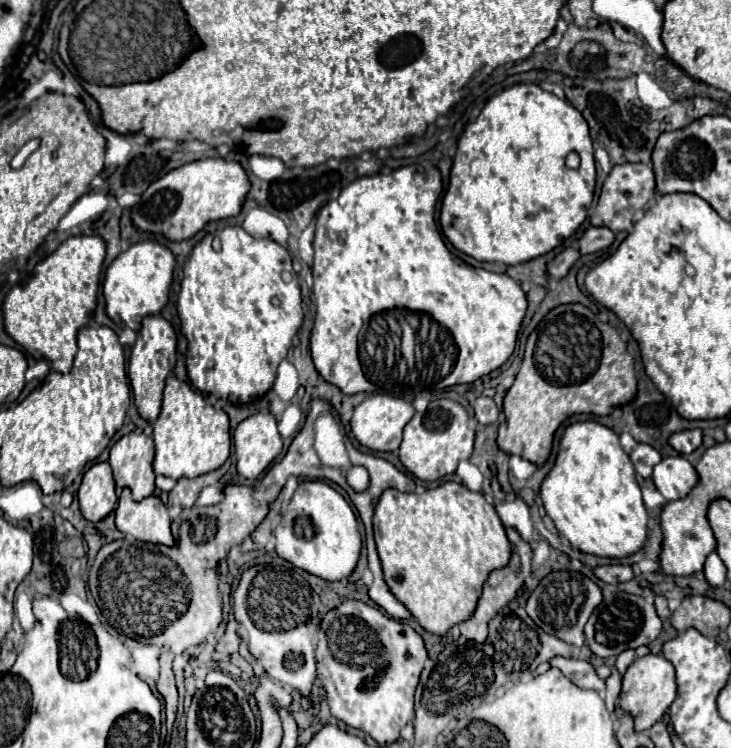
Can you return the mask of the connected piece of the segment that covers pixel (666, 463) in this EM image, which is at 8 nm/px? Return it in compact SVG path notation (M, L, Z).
M668 456L654 466L652 480L666 500L678 500L692 490L698 474L684 456Z

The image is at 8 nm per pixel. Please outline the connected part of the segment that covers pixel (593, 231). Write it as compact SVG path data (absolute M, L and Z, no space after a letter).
M588 228L578 240L578 250L580 254L590 254L590 252L608 248L612 240L614 240L614 232L610 232L608 228Z

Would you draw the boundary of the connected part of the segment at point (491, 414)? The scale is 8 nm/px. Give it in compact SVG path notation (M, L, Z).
M480 396L476 402L474 402L474 416L480 424L492 424L498 420L498 408L494 404L492 398L484 398Z

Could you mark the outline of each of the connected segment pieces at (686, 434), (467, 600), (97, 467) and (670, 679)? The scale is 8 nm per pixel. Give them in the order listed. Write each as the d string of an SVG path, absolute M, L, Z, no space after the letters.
M680 430L680 432L674 432L670 436L668 444L680 454L690 454L702 444L702 430Z
M444 482L424 494L404 494L392 488L384 490L374 514L374 538L382 560L384 580L392 594L408 606L422 628L436 636L446 634L454 624L460 624L474 614L490 572L504 568L510 560L510 542L494 506L486 502L480 492L470 492L456 482Z
M98 462L86 470L78 490L78 500L82 516L90 522L100 522L114 510L116 492L108 462Z
M648 654L642 658L636 658L628 670L622 676L622 692L620 692L620 708L634 718L634 730L642 732L648 730L654 722L658 722L668 706L676 698L676 676L674 666L656 654Z

